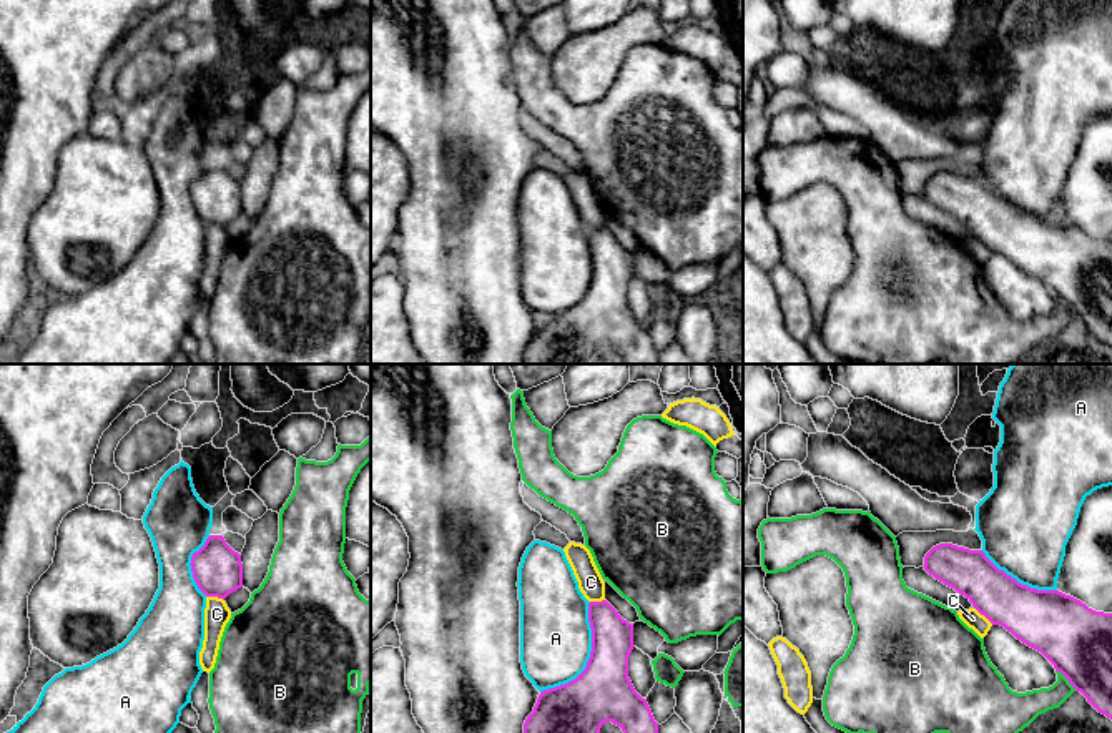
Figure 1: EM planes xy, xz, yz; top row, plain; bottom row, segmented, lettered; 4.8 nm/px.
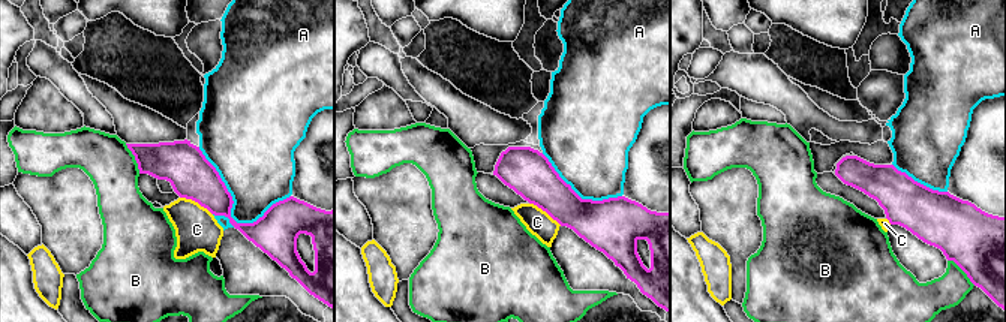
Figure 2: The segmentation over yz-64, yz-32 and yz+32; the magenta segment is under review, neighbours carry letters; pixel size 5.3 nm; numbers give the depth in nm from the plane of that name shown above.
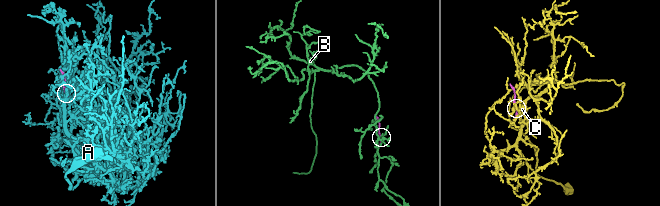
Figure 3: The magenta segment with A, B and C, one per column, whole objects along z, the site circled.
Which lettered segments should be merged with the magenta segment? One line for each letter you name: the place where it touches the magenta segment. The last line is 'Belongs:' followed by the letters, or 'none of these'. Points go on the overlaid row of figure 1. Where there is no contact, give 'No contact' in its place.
Belongs: none of these

